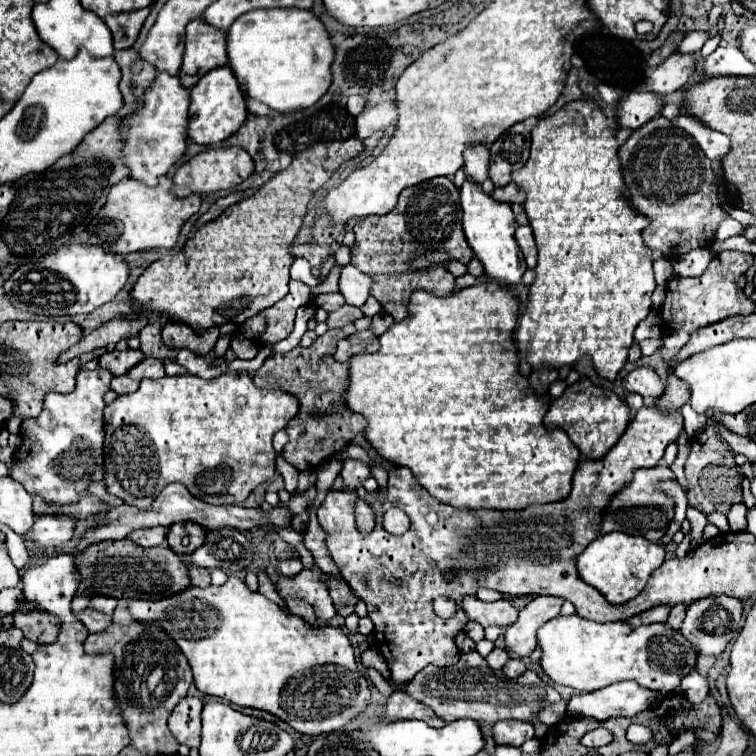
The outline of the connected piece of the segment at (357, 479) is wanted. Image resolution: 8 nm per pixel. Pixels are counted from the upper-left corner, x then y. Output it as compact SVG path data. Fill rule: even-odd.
M347 458L347 460L343 462L341 476L343 476L343 482L345 482L351 490L355 490L355 486L363 484L363 480L367 480L367 478L371 476L371 472L369 472L369 466L363 464L361 460L351 460L351 458Z

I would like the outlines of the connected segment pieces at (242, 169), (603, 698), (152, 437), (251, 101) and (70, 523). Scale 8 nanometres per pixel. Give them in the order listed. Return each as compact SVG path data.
M237 146L231 148L209 148L197 156L193 156L189 162L185 162L173 176L173 192L175 196L183 198L189 194L205 194L205 192L215 192L215 190L227 190L243 180L247 180L255 170L255 164L251 156Z
M629 680L605 686L589 694L573 696L569 700L567 714L575 718L595 718L597 722L605 722L609 718L635 716L643 710L655 708L661 700L661 694Z
M233 370L213 380L203 380L193 374L143 380L137 392L117 396L105 408L103 482L109 494L137 508L149 508L159 492L171 482L185 484L195 498L209 504L241 504L259 484L273 478L277 458L271 444L273 436L283 430L297 412L299 400L293 394L257 388L247 372Z
M251 10L227 30L227 54L243 92L247 110L275 118L313 106L331 86L335 48L321 20L311 10Z
M39 516L31 528L31 542L47 550L59 548L73 538L77 520L69 516Z

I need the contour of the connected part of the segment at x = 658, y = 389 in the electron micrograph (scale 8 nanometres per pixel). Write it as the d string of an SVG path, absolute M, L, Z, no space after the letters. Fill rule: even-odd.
M641 366L641 368L631 370L631 372L625 376L623 388L625 388L627 392L637 392L637 394L641 394L643 398L647 398L647 396L657 398L657 396L663 394L665 382L657 376L657 372L655 372L653 368Z

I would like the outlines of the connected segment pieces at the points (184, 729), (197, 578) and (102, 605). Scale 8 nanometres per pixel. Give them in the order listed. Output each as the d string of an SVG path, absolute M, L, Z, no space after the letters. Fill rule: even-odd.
M183 698L175 712L169 716L169 730L177 738L179 744L185 744L189 748L197 748L201 740L201 710L203 700L201 698Z
M187 562L187 566L189 566L189 576L191 576L191 584L193 586L201 586L201 588L211 586L211 570L197 568L197 566L193 566L189 562Z
M93 596L93 598L91 598L91 608L99 610L99 612L113 614L115 606L117 606L117 600L113 600L111 596Z

